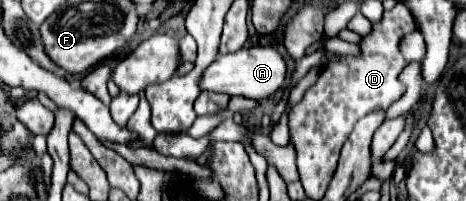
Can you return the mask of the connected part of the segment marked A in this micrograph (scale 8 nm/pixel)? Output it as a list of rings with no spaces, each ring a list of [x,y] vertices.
[[[252,46],[252,48],[242,48],[234,54],[218,56],[206,70],[200,80],[200,90],[202,92],[222,92],[230,96],[244,96],[252,100],[266,98],[274,94],[278,88],[282,88],[286,82],[286,64],[282,56],[274,48],[262,48],[262,46]]]

